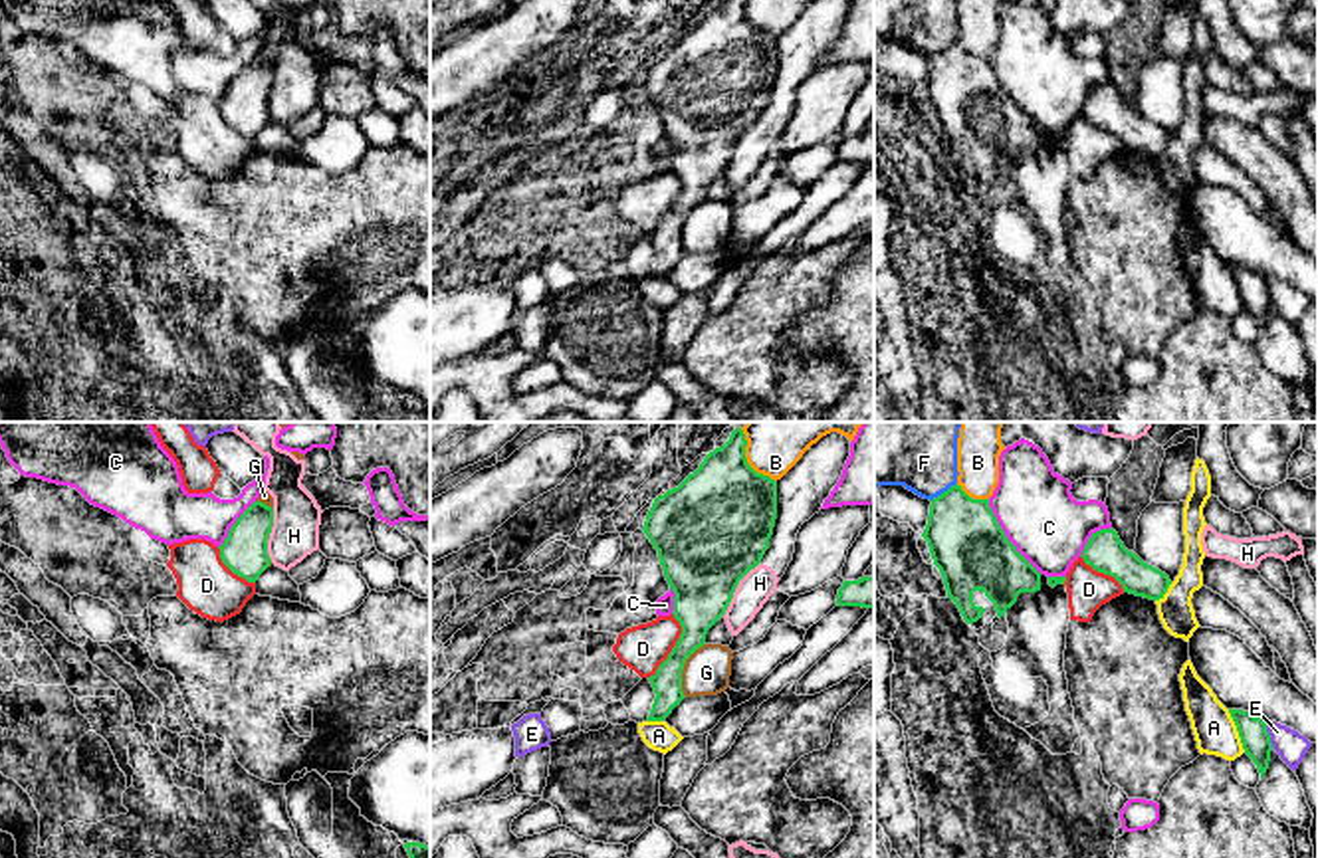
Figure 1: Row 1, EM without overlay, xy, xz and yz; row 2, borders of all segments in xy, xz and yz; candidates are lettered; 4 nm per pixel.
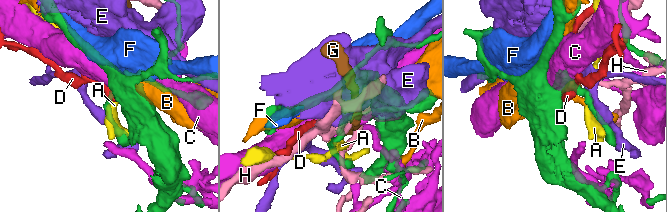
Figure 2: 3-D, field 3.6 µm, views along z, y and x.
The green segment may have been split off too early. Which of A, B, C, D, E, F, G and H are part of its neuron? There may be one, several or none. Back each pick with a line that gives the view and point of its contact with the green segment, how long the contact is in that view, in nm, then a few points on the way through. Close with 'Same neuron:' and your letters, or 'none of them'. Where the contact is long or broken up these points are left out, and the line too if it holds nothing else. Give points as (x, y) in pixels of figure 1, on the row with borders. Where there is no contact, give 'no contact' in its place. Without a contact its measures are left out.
Same neuron: none of them

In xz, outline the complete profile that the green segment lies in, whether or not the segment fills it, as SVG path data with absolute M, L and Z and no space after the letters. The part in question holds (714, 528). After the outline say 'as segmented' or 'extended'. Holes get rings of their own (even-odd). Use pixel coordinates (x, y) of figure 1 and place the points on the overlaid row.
M735 428L678 487L658 495L646 515L642 531L658 551L664 577L676 594L672 614L682 626L676 646L648 678L656 697L646 721L664 721L686 697L686 660L706 644L708 630L725 614L739 581L769 549L777 519L777 482L747 464L745 446L743 430Z | as segmented

